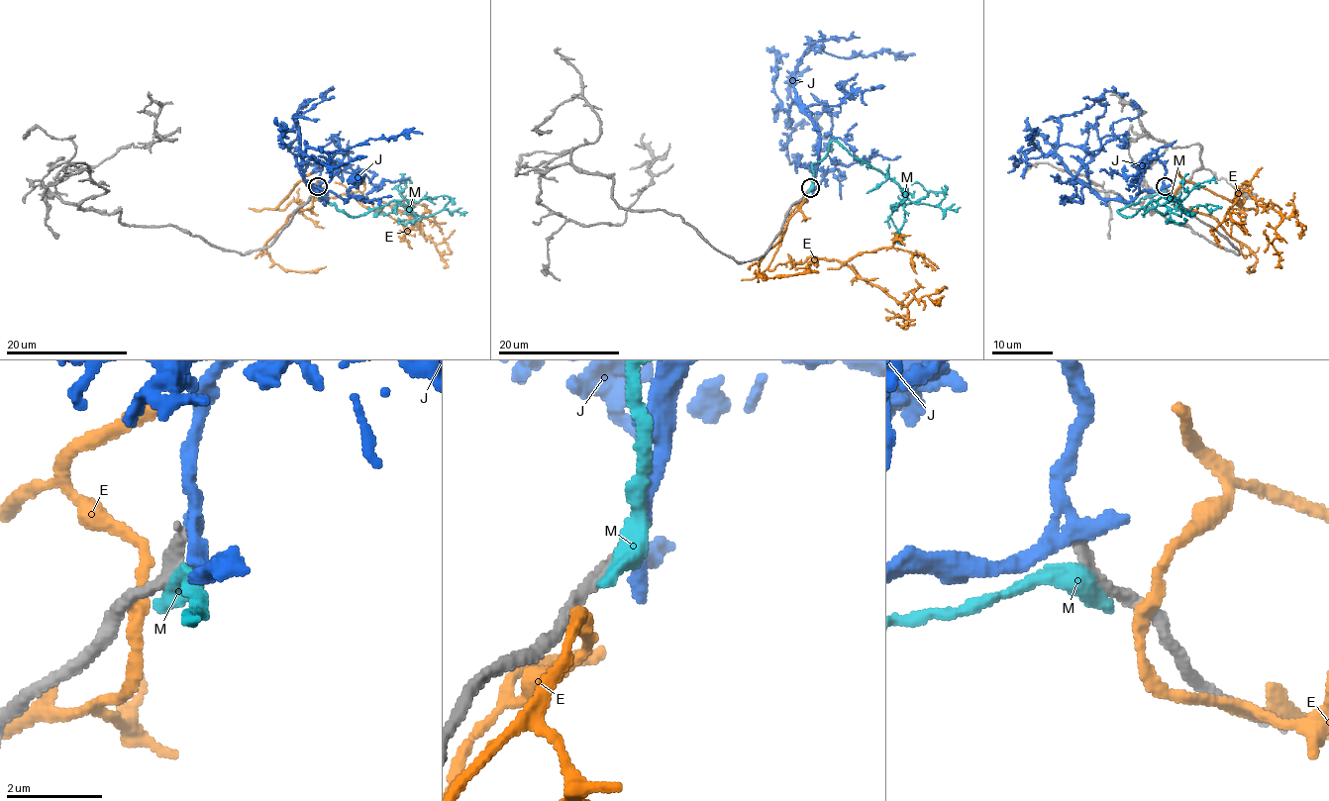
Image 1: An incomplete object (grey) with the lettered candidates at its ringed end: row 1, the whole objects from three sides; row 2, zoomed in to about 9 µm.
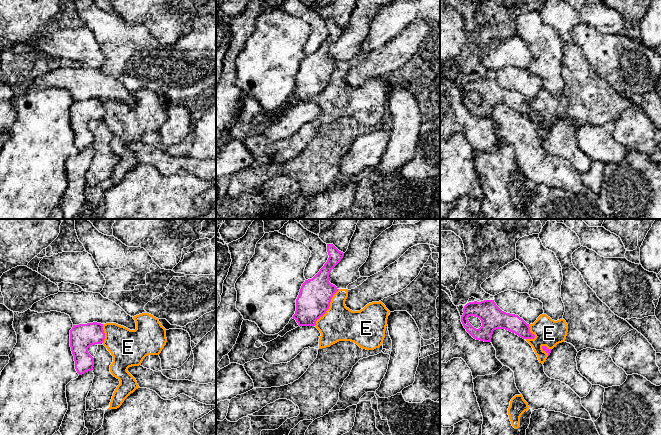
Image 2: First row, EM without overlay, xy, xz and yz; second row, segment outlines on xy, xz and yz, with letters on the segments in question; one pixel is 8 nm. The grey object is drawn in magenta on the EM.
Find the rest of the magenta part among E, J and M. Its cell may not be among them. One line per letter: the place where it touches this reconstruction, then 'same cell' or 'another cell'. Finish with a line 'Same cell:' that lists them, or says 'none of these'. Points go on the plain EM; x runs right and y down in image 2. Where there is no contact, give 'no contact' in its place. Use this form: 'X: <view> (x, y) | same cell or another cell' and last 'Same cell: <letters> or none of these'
E: xz (329, 82) | another cell
J: no contact | another cell
M: no contact | another cell
Same cell: none of these

